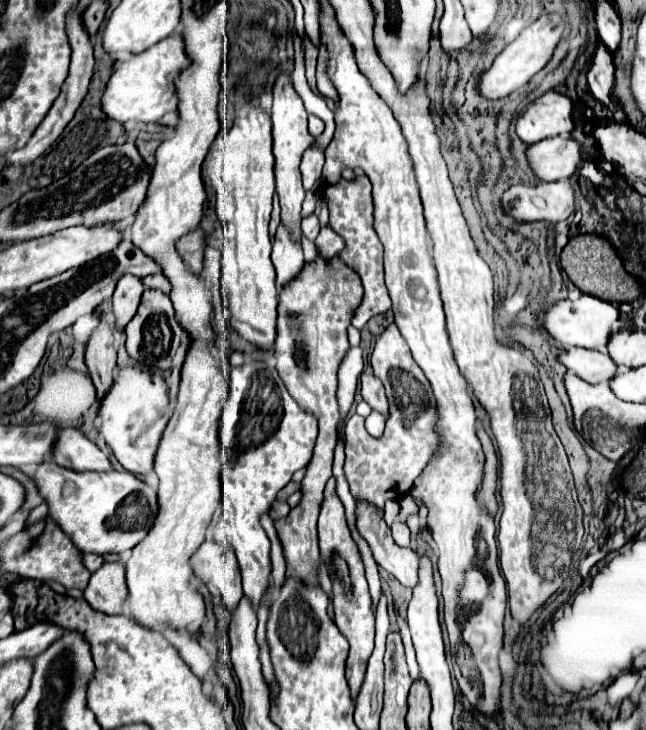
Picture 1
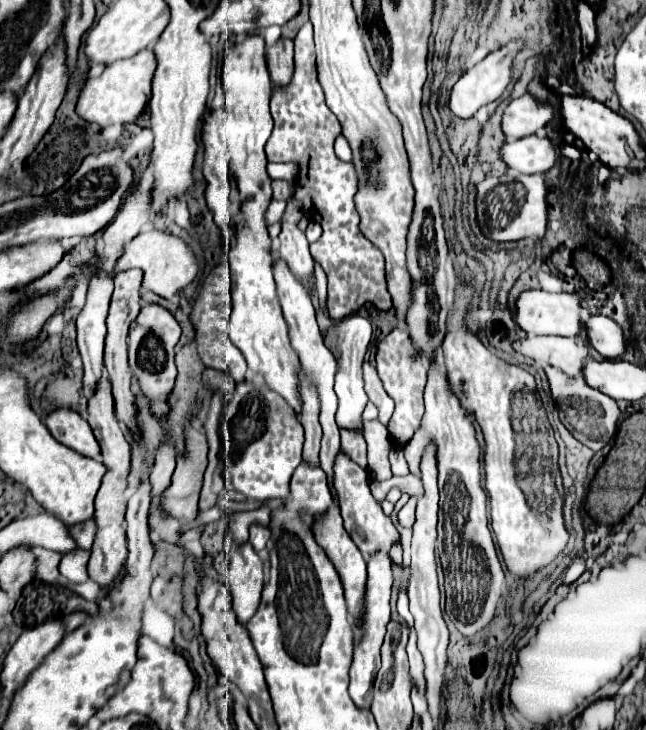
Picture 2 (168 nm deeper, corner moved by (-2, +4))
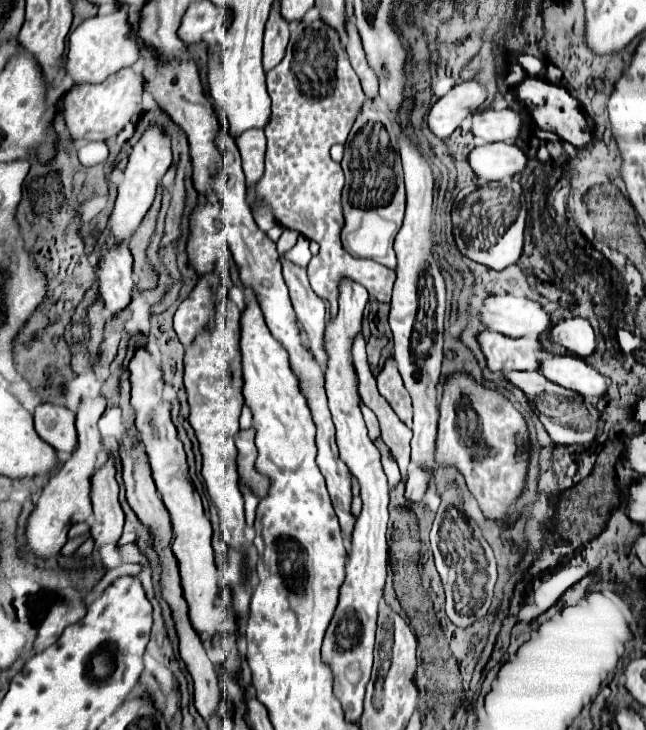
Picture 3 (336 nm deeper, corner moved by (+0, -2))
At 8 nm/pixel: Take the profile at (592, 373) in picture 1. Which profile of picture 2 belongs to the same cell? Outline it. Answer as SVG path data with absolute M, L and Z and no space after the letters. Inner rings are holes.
M526 336L516 340L512 348L538 364L550 364L558 368L568 376L582 374L590 350L586 344L578 344L574 338L558 336Z

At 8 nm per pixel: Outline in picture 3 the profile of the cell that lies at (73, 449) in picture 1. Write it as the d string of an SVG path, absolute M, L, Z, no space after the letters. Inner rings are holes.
M40 404L34 412L34 426L36 432L56 448L58 458L64 462L76 450L76 414L66 406L54 404Z

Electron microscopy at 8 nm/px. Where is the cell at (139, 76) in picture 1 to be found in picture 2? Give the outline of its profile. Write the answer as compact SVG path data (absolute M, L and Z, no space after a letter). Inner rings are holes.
M142 50L132 58L116 60L112 66L106 66L106 70L98 78L88 78L76 104L78 116L82 120L98 124L102 128L110 124L128 124L136 122L136 118L146 110L150 100L150 84L156 70L156 58L152 50Z

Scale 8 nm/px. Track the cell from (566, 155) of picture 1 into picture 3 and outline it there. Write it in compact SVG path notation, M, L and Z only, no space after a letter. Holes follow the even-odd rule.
M506 142L474 148L468 160L474 172L478 174L480 184L512 178L524 172L528 166L528 154L520 146L506 144Z

